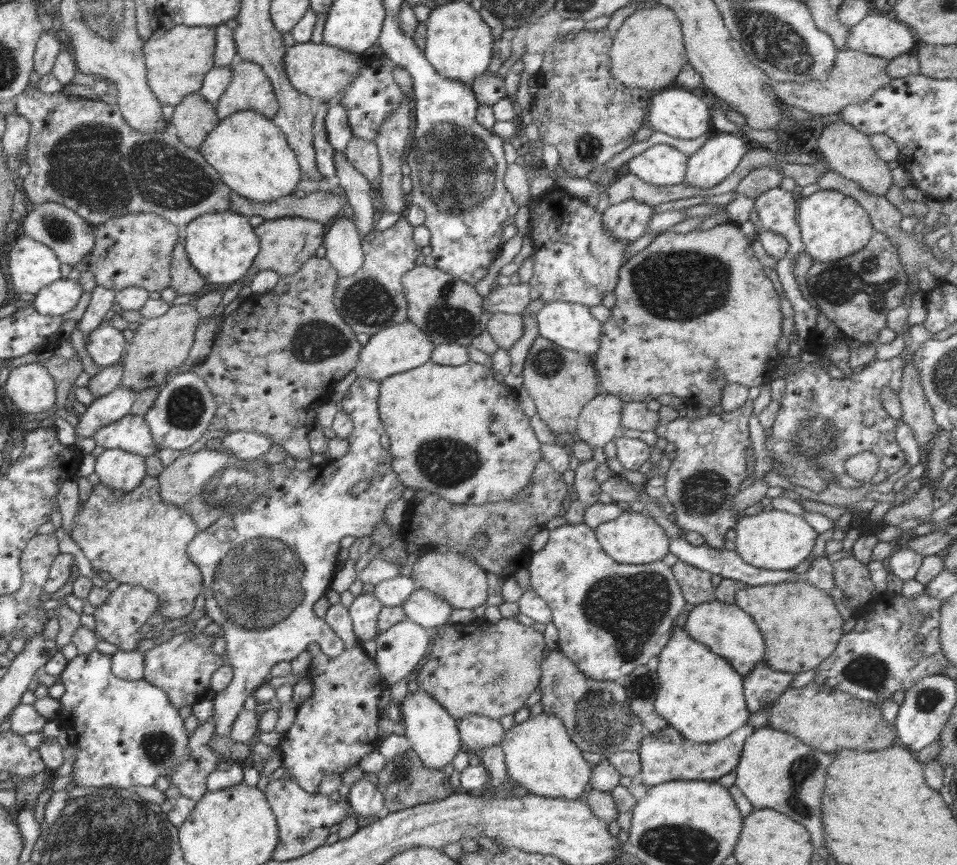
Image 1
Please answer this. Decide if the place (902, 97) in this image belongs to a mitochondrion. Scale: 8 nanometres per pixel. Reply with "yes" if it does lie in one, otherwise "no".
no

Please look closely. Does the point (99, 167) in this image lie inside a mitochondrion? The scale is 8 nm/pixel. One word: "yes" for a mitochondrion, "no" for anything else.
yes

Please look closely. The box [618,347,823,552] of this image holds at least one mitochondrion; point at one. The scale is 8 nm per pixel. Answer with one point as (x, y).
(705, 493)

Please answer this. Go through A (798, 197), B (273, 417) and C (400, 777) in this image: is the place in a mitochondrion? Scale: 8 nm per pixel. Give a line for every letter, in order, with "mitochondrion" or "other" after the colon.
A: other
B: other
C: mitochondrion

